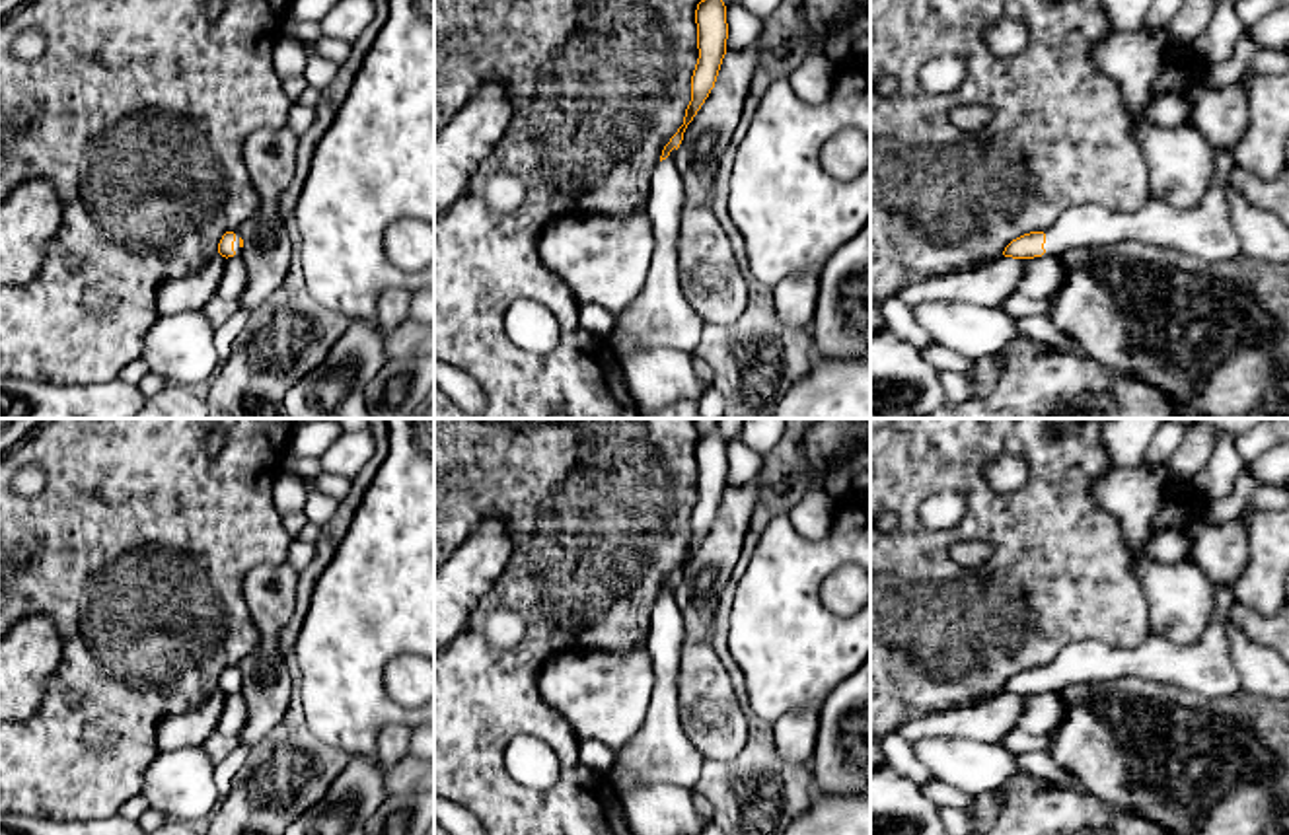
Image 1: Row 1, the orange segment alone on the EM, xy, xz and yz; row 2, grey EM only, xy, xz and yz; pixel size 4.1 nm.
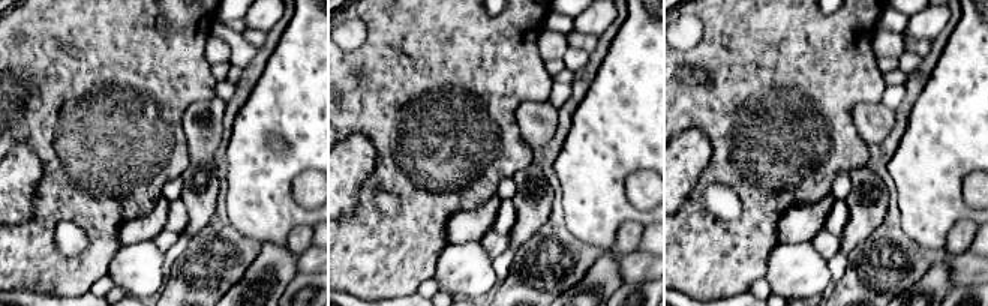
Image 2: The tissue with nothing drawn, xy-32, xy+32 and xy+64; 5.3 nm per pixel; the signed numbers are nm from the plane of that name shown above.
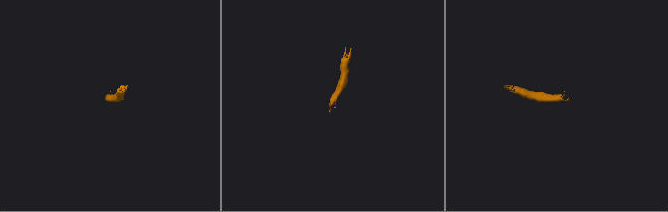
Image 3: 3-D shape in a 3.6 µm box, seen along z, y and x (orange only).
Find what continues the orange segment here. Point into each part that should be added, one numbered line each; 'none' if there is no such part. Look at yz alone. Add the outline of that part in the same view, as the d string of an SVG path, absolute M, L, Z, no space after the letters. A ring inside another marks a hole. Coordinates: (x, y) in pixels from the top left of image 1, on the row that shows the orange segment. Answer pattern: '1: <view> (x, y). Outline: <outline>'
1: yz (1206, 230). Outline: M1215 148L1213 181L1201 202L1186 210L1153 197L1129 214L1098 204L1075 204L1051 228L1042 230L1046 234L1042 257L1059 257L1075 247L1137 239L1207 261L1234 259L1242 255L1242 247L1227 202L1233 165L1234 156L1225 148Z

